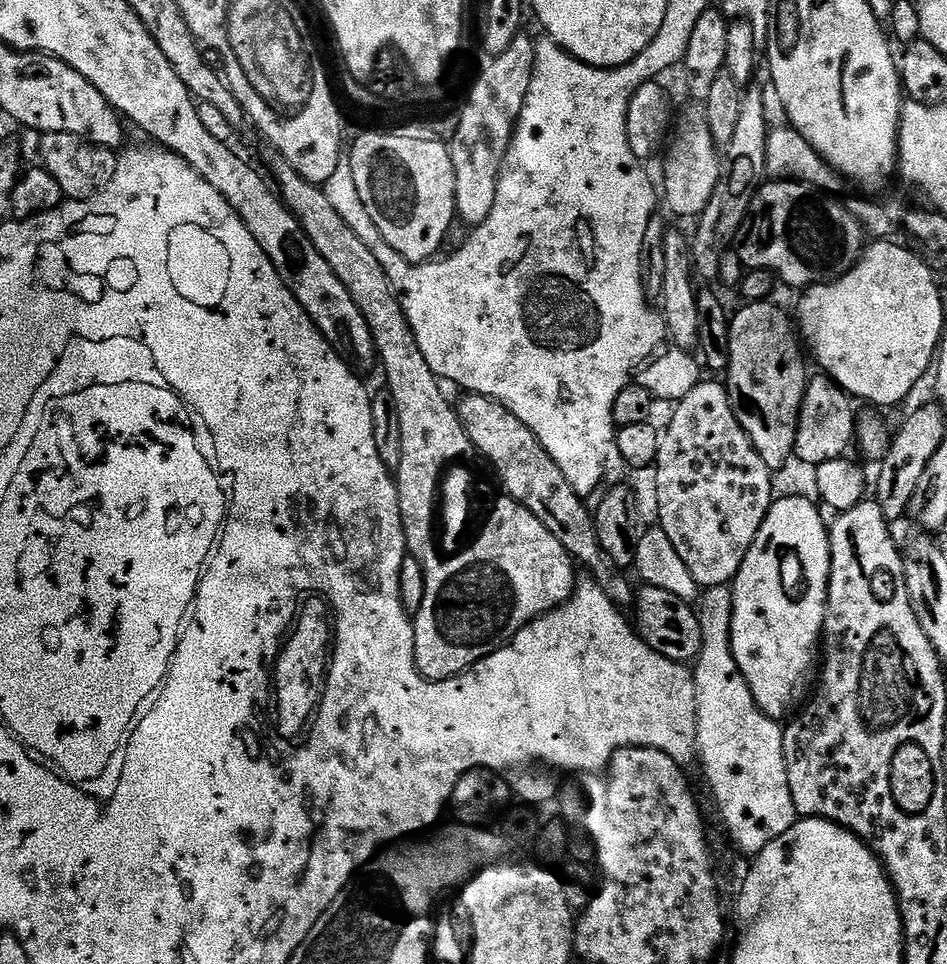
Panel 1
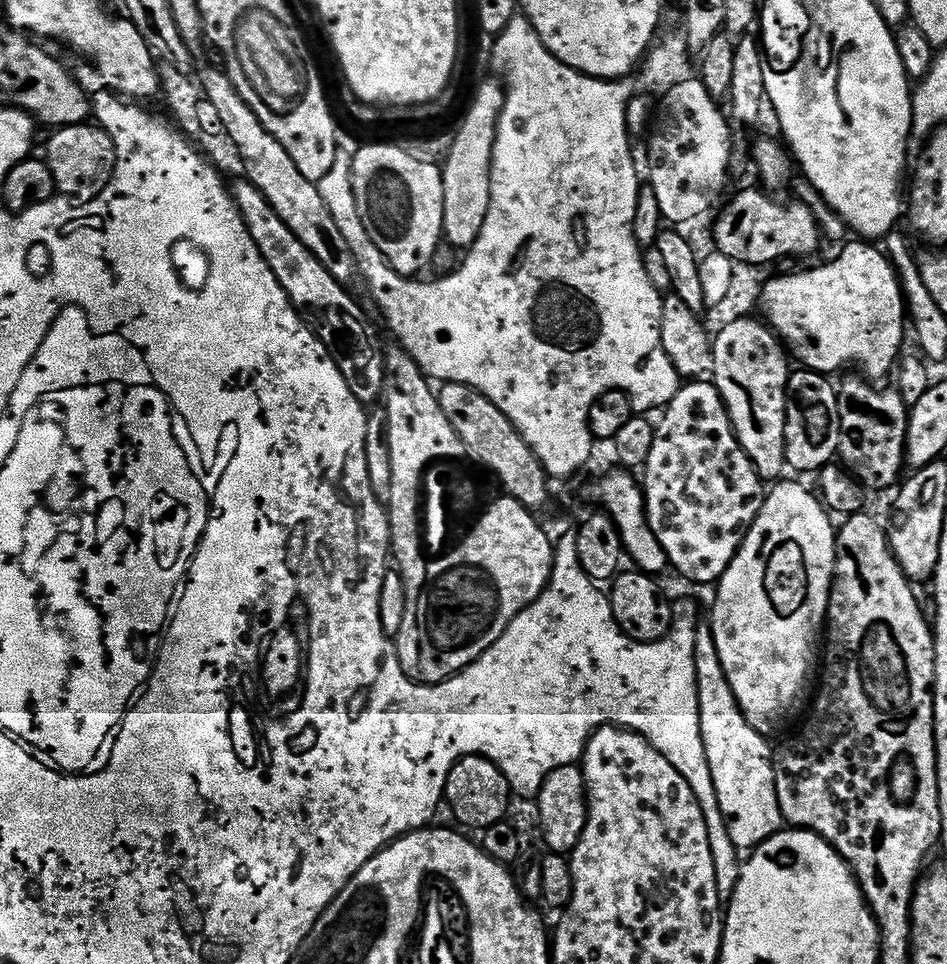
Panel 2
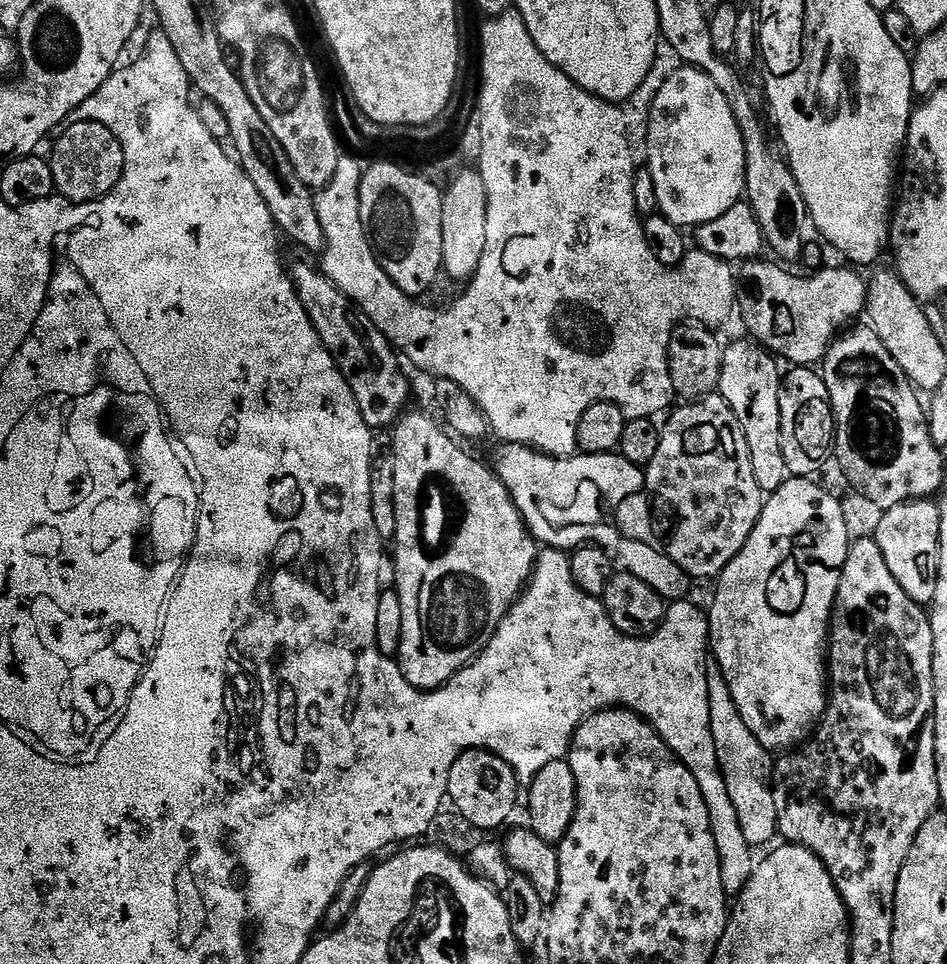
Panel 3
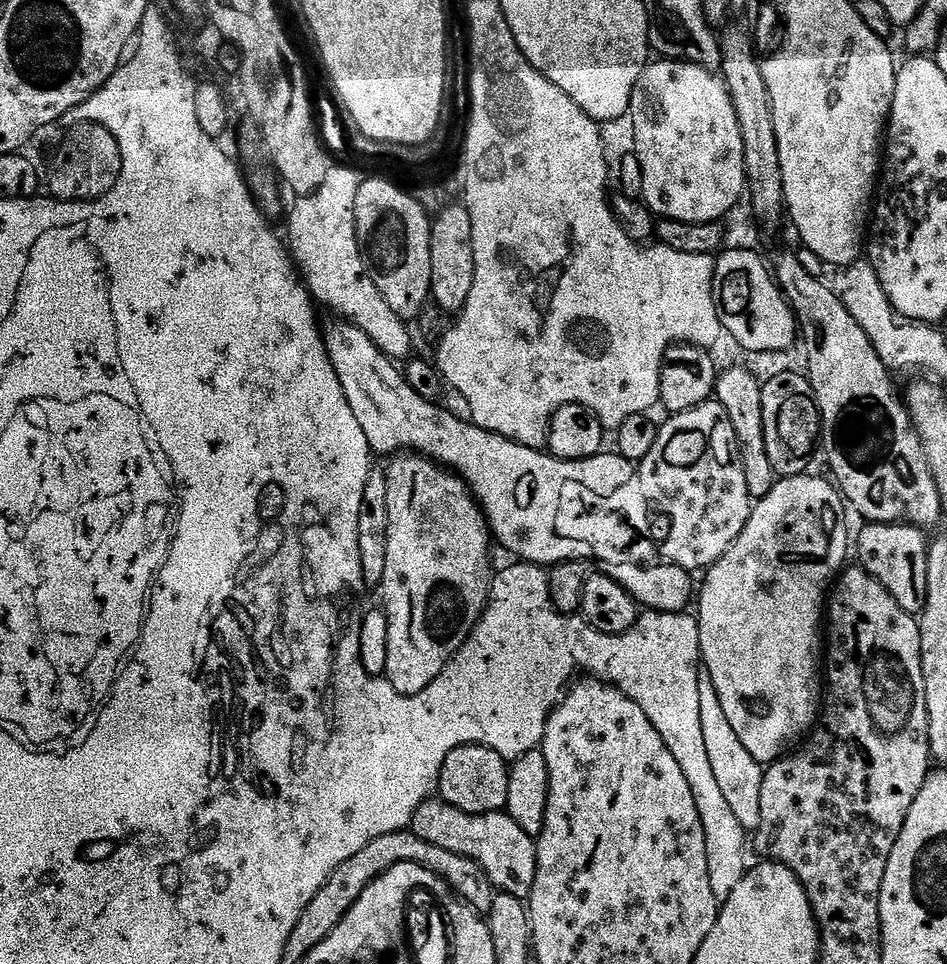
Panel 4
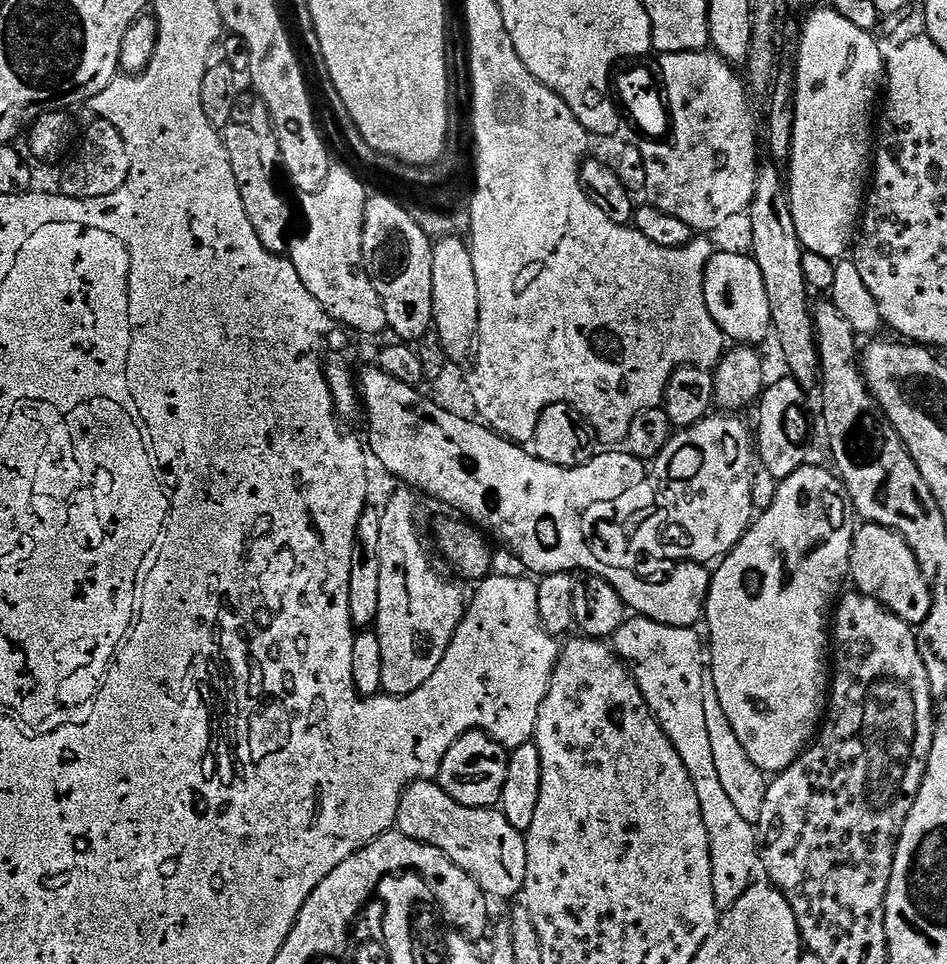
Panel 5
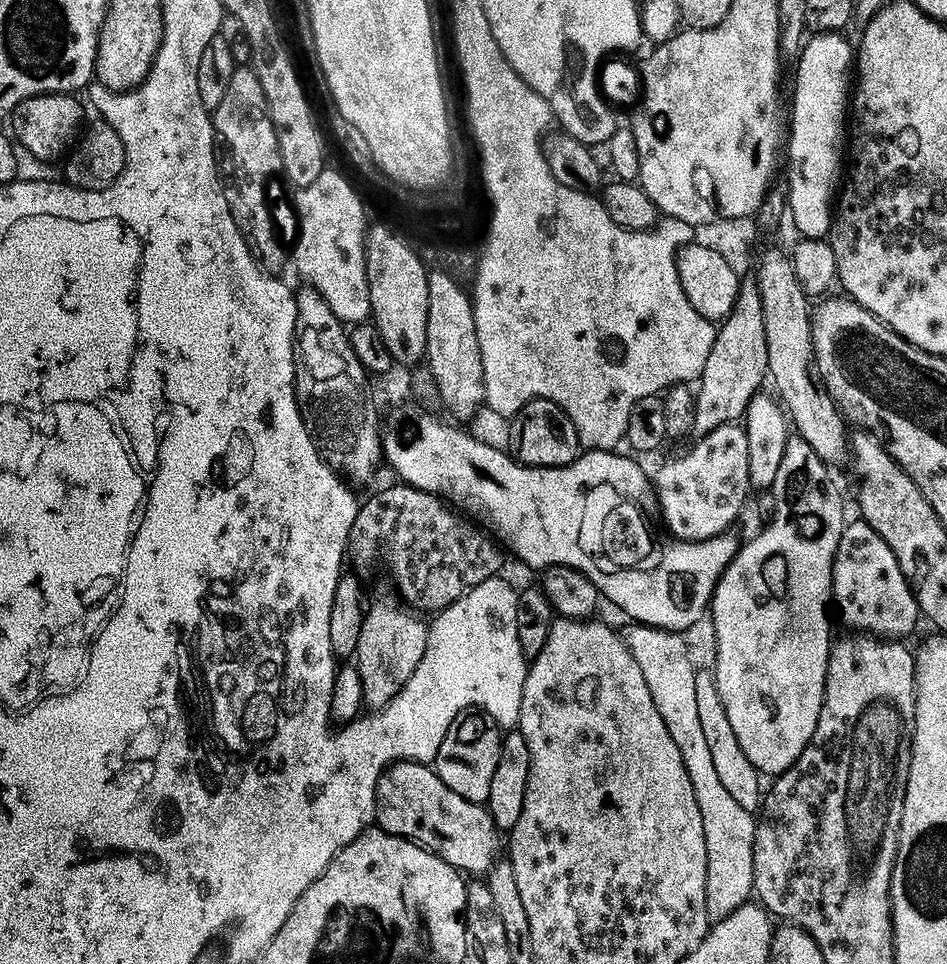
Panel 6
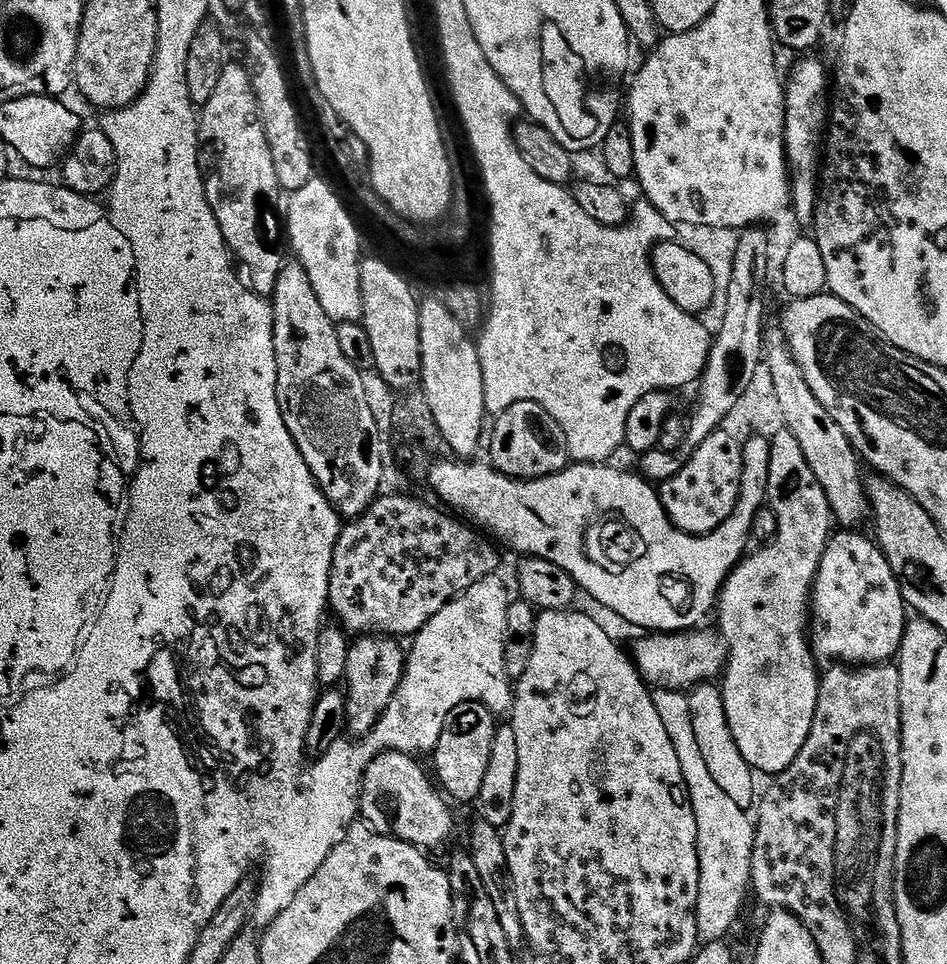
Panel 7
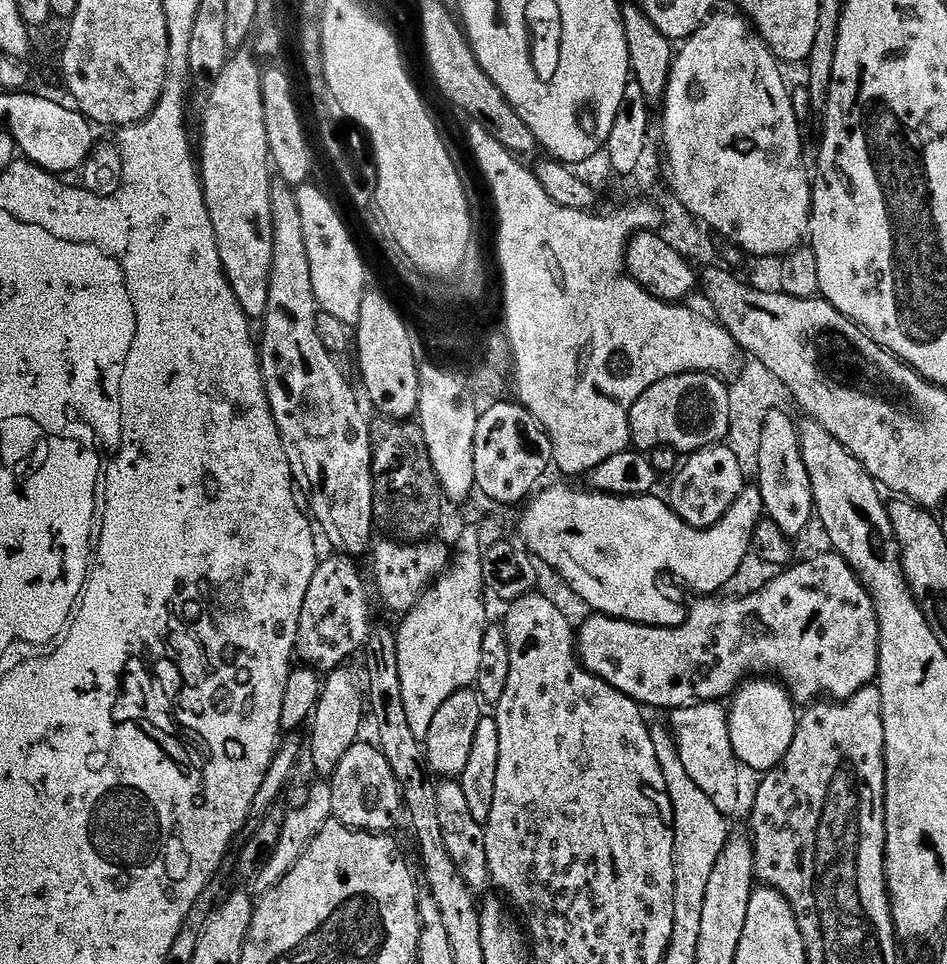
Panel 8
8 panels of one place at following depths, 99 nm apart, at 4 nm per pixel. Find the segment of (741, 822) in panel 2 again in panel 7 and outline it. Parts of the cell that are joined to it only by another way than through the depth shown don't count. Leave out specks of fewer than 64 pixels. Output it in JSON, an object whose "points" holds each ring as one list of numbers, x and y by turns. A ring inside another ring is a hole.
{"points":[[712,682,697,684,691,689,690,696,692,698,688,702,688,708,693,720,696,741,702,750,702,756,706,758,706,766,710,774,718,782,718,786,722,786,722,790,726,790,726,794,734,798,734,802,738,802,741,806,748,806,752,800,752,791,756,788,755,782,752,781,754,769,746,762,746,758,742,758,734,742,734,734,730,734,721,689]]}

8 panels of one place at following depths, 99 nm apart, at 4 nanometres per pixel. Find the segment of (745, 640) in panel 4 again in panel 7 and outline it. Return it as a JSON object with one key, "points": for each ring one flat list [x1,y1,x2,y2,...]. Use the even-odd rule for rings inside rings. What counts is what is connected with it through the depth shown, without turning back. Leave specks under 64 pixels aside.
{"points":[[781,430,770,442,773,454,768,471,768,500,776,507,776,541,741,560,724,581,718,597,718,631,728,645,722,695,730,734,734,734,742,758,757,773,783,774,798,758,810,734,820,697,822,672,816,669,818,657,810,643,810,605,824,551,834,535,834,517,826,490,810,468,810,462,806,462,798,438]]}

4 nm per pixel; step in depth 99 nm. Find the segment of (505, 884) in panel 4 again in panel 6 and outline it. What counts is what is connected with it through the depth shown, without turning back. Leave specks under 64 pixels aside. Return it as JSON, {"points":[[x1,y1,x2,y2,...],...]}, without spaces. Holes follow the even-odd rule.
{"points":[[401,762,385,775,379,795,382,799,378,804,378,824,385,832,389,832,392,836,401,836,403,840,411,840,421,848,437,853,450,866,459,868,464,874,473,872,474,875,480,876,495,866,496,855,500,852,500,835,502,835,496,819,485,805,466,802,466,798,454,794,454,790,450,790,450,786,442,782,435,767]]}

